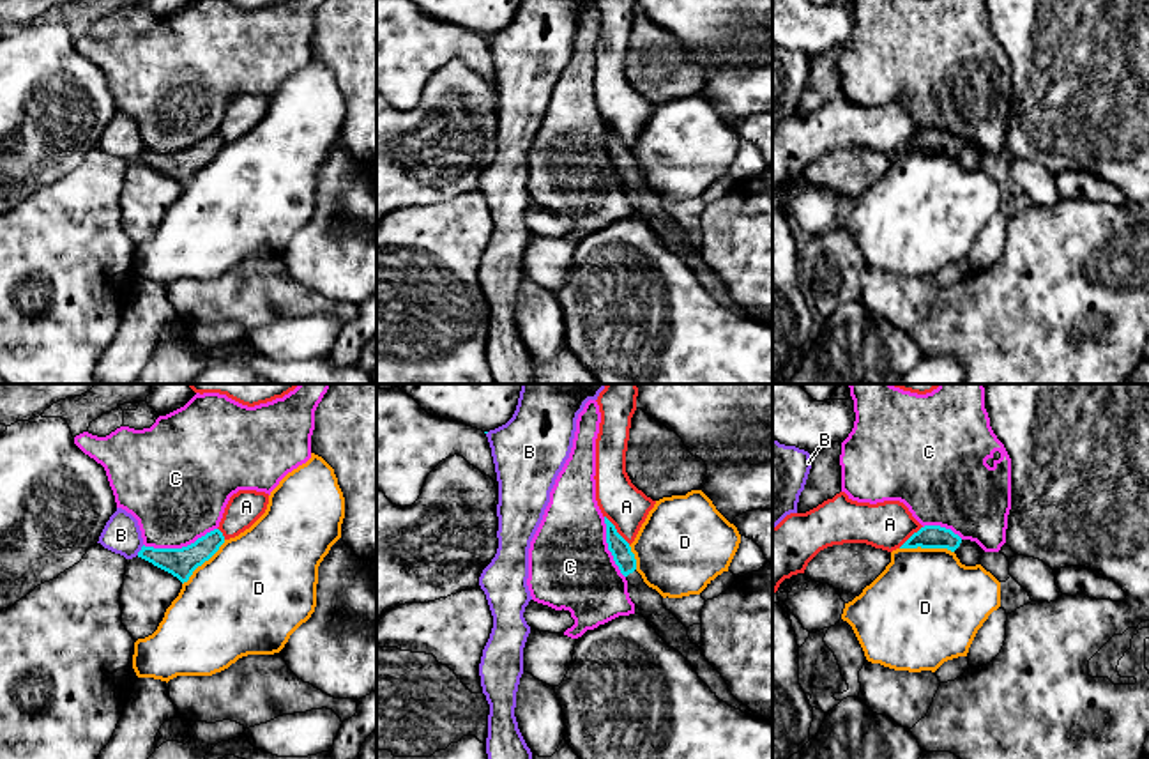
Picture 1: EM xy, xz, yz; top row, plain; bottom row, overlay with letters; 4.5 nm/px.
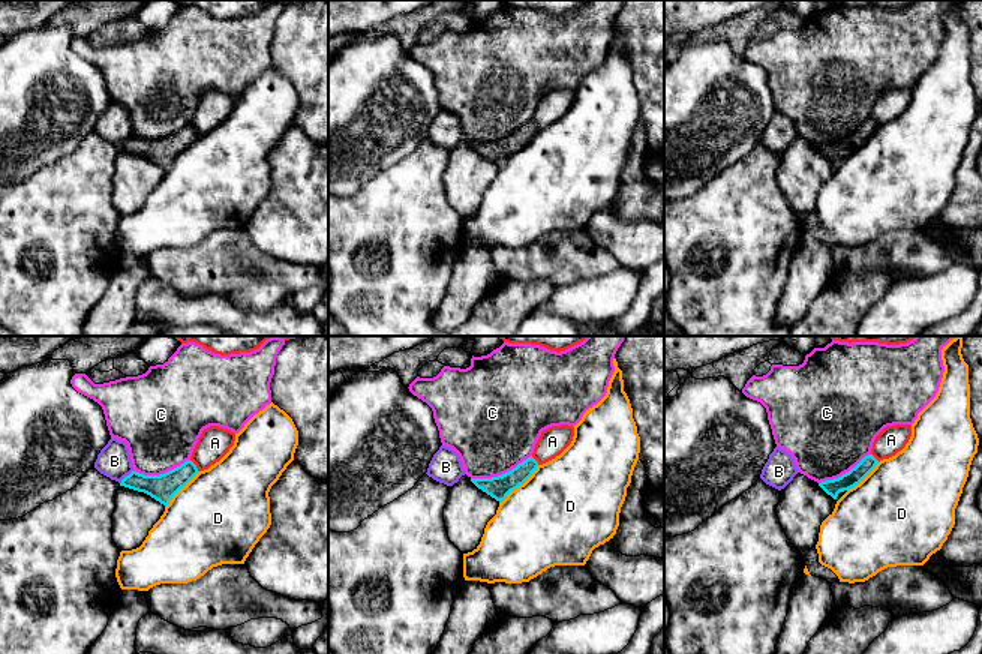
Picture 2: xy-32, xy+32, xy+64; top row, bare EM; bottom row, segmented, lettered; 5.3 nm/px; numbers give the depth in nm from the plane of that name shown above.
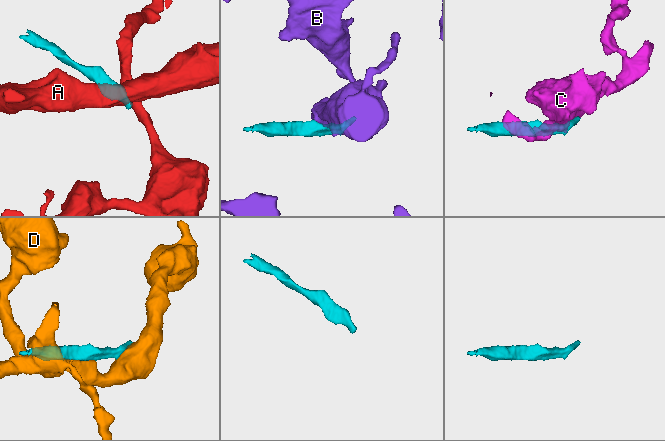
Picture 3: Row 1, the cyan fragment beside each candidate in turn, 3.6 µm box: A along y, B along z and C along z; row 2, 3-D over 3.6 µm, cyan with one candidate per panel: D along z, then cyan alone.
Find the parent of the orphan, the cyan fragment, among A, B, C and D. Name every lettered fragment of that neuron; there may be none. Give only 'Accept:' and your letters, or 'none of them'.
Accept: none of them

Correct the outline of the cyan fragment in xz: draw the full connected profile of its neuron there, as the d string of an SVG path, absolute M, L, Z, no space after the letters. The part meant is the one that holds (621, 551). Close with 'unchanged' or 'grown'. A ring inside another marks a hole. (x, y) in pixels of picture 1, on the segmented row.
M606 517L605 524L608 550L628 580L628 593L635 603L635 614L643 616L656 633L691 663L698 678L719 701L753 717L755 713L732 695L721 674L705 660L700 648L689 640L688 628L663 605L663 596L643 582L636 571L636 559L629 543Z; grown

